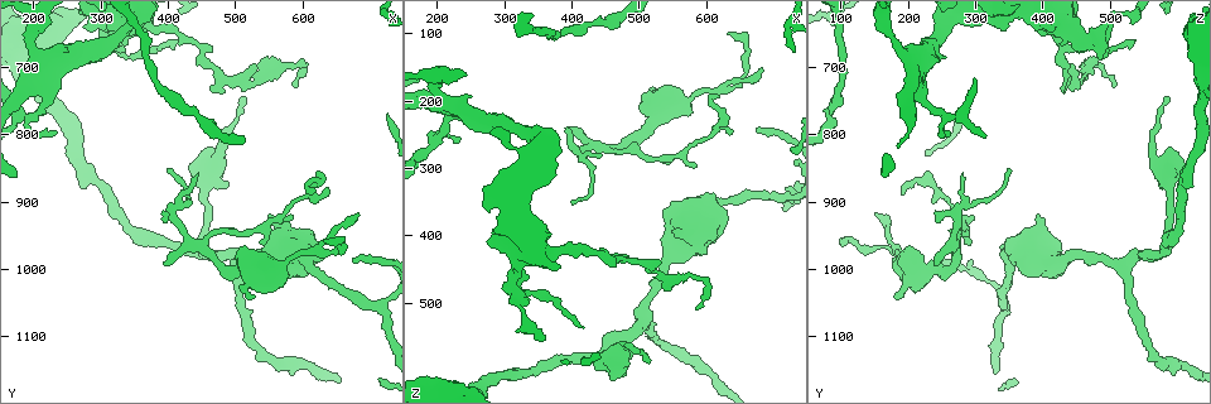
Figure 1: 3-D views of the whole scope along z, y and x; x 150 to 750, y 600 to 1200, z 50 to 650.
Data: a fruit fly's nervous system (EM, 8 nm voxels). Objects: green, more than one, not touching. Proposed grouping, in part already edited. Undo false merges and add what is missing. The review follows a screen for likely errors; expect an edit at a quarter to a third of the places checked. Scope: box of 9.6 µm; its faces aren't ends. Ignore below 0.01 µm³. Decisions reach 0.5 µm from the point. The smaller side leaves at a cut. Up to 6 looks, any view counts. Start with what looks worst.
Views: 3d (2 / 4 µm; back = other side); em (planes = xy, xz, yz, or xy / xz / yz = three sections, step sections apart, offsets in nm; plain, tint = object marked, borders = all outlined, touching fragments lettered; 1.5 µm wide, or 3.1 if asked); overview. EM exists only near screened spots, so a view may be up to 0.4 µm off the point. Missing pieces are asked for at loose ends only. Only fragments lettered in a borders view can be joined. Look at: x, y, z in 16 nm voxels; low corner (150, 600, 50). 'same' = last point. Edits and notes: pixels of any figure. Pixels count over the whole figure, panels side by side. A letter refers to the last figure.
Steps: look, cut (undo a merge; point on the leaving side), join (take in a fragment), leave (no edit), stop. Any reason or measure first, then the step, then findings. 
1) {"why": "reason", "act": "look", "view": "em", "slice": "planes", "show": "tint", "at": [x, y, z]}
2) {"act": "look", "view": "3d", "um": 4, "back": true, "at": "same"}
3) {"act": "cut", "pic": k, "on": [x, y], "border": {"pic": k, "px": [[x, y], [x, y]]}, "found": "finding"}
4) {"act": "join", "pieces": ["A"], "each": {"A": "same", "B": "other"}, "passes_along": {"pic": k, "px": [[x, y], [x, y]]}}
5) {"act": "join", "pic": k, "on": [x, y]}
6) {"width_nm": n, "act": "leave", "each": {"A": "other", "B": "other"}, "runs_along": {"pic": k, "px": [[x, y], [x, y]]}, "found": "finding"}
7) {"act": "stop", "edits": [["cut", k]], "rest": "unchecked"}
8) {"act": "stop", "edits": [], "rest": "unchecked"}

{"act": "look", "view": "em", "slice": "planes", "show": "plain", "at": [635, 955, 100]}

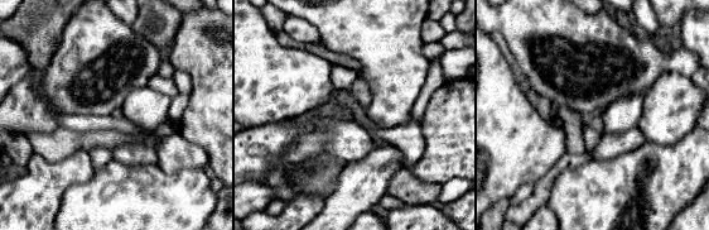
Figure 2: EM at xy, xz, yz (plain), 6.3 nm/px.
{"why": "what lies round it", "act": "look", "view": "em", "slice": "planes", "show": "borders", "at": "same"}

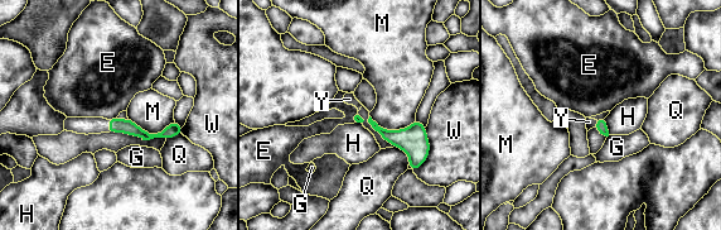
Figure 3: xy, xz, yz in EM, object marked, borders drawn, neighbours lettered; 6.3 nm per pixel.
{"act": "leave", "each": {"E": "other", "G": "other", "H": "other", "M": "other", "Q": "other", "W": "other", "Y": "other"}, "border": {"pic": 3, "px": [[116, 116], [107, 119]]}, "found": "none of them fits"}

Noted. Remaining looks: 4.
{"why": "free end", "act": "look", "view": "em", "slice": "planes", "show": "borders", "at": [550, 915, 390]}

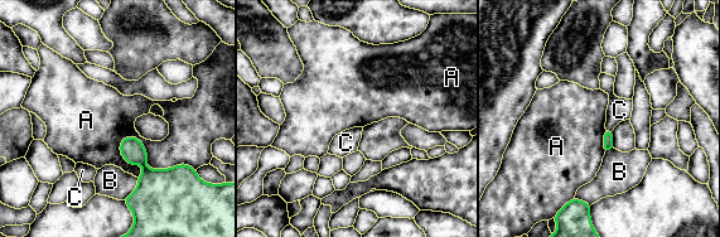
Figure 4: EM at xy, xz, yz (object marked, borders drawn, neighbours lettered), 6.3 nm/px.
{"act": "leave", "each": {"A": "other", "B": "other", "C": "other"}, "border": {"pic": 4, "px": [[119, 143], [191, 165]]}, "found": "no lettered fragment goes on from it"}

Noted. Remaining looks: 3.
{"why": "abrupt turn", "act": "look", "view": "3d", "um": 2, "at": [625, 870, 220]}

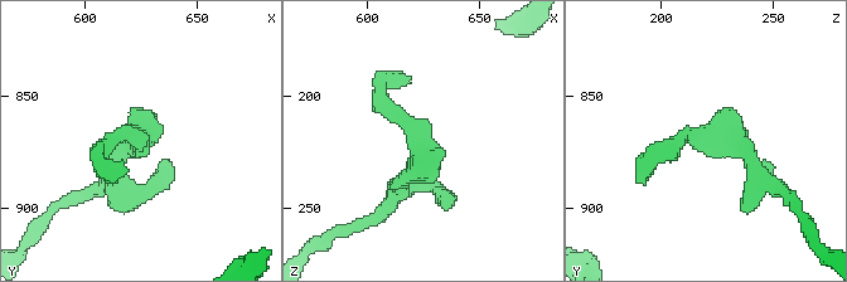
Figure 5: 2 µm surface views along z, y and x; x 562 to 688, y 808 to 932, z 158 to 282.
{"act": "look", "view": "em", "slice": "planes", "show": "borders", "at": [624, 868, 222]}

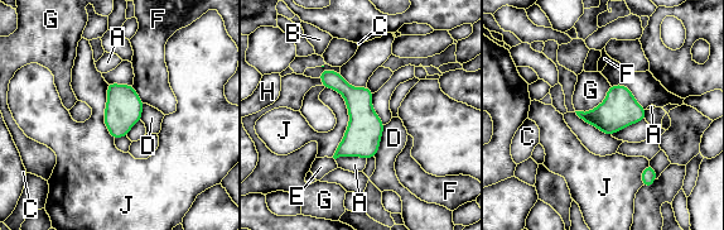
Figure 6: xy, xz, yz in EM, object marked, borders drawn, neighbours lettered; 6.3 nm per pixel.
{"longest_contact_nm": ["J", 440], "act": "leave", "each": {"A": "other", "B": "other", "C": "other", "D": "other", "E": "other", "F": "other", "G": "other", "H": "other", "J": "other"}, "border": {"pic": 6, "px": [[324, 87], [348, 115], [332, 156]]}, "found": "all the same neuron"}

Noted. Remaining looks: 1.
{"act": "stop", "edits": [], "rest": "unchecked"}

